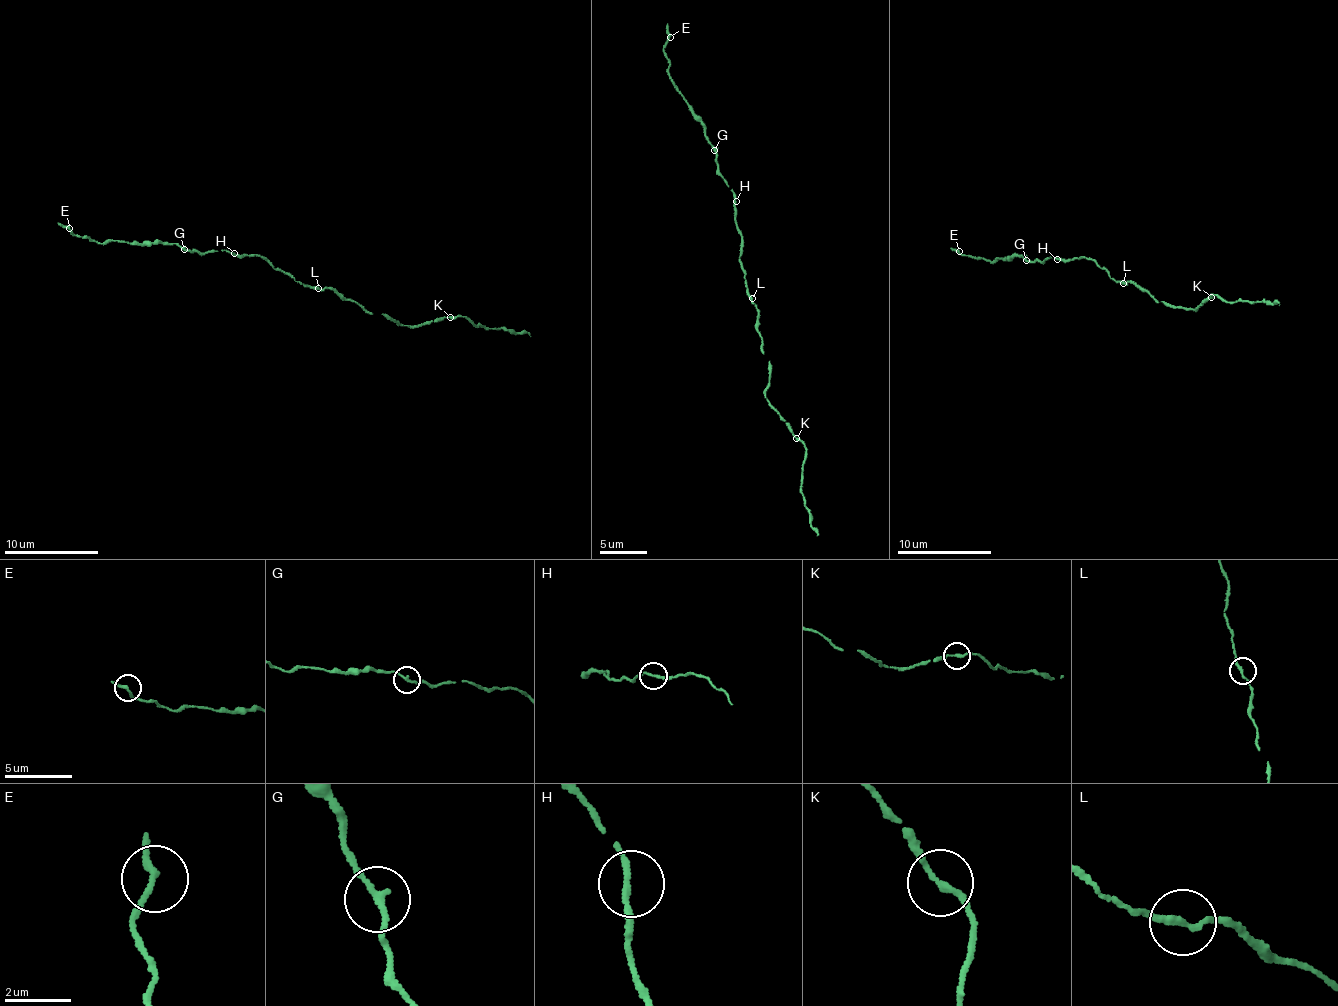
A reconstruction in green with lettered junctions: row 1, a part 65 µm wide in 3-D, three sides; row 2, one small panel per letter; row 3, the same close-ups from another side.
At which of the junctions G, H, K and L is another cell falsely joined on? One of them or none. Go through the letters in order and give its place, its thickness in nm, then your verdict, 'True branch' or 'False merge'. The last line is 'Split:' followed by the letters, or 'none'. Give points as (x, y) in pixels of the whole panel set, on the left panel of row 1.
G: Place: (184, 249). Thickness 180 nm. True branch
H: Place: (234, 253). Thickness 170 nm. True branch
K: Place: (450, 317). Thickness 190 nm. True branch
L: Place: (318, 288). Thickness 180 nm. True branch
Split: none

